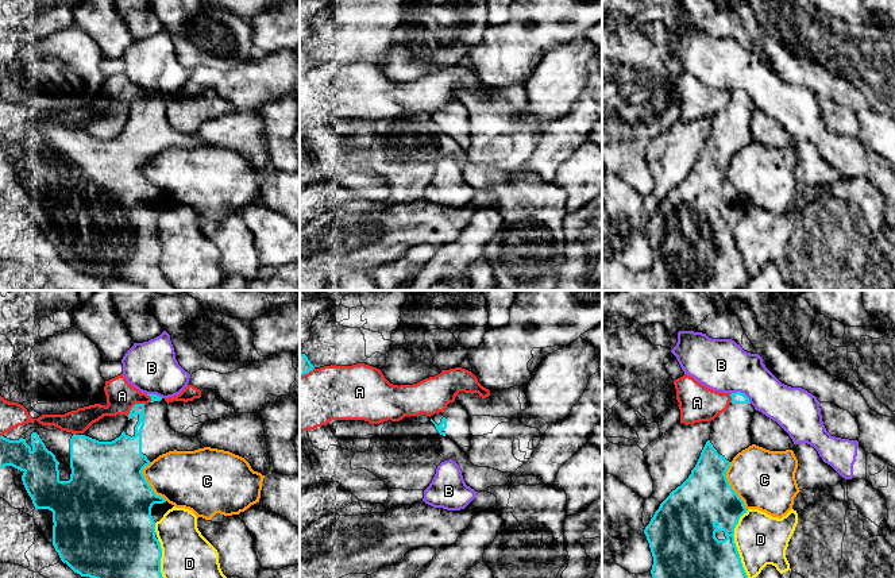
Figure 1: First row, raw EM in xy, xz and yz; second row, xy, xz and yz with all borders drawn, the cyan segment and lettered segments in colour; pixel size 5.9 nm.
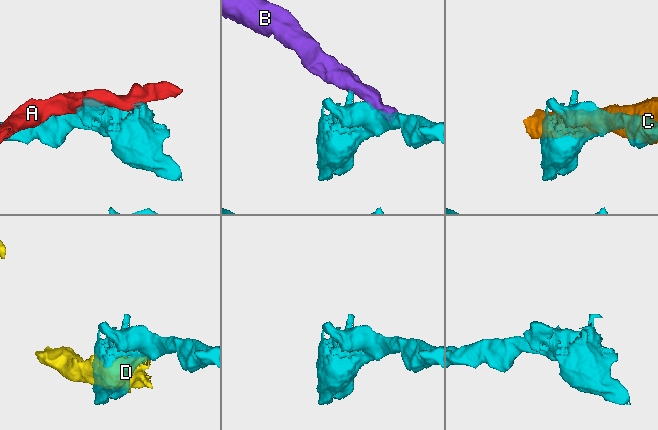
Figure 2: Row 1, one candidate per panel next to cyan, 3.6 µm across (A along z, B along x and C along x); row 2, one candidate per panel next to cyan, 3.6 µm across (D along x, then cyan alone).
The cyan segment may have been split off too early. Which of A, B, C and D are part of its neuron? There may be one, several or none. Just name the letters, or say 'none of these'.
none of these

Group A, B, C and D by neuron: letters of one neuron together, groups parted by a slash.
A / B D / C

